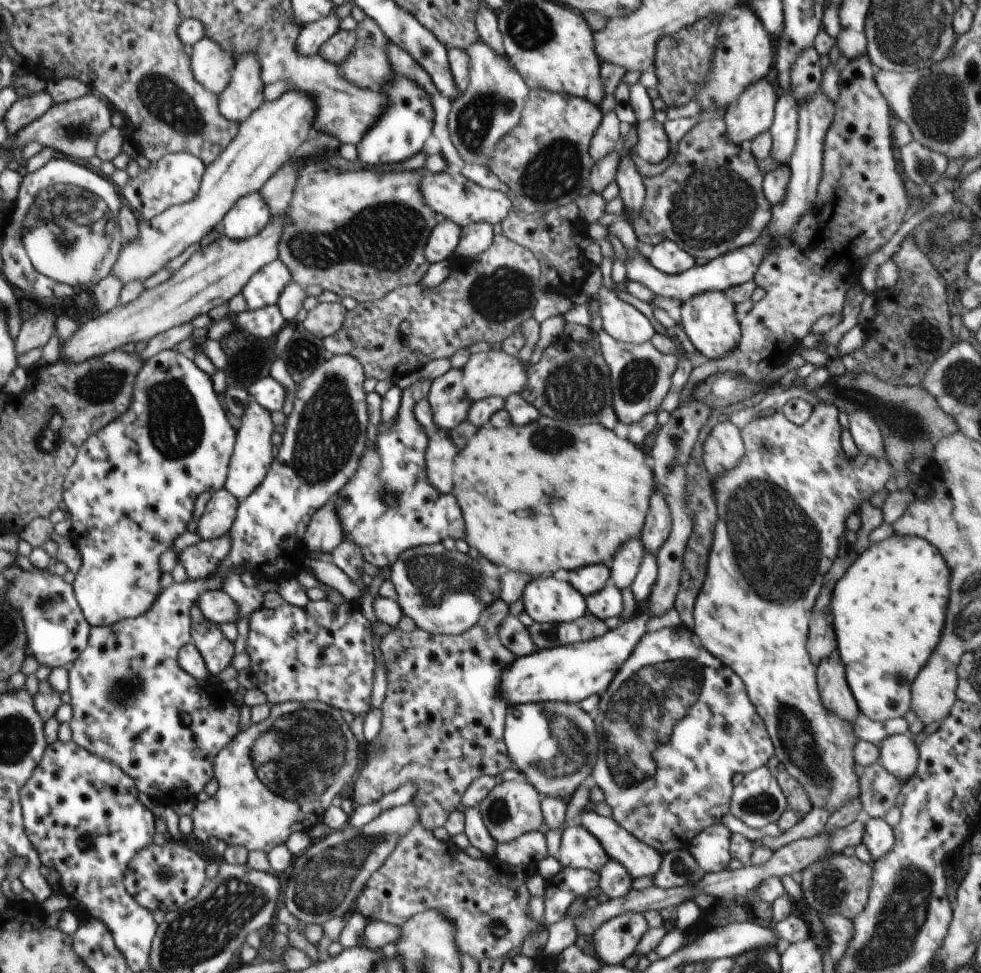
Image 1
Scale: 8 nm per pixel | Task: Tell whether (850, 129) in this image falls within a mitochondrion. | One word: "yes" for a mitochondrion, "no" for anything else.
no

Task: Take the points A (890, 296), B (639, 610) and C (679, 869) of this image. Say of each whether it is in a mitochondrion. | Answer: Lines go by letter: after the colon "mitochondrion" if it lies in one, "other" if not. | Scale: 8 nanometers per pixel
A: other
B: other
C: mitochondrion

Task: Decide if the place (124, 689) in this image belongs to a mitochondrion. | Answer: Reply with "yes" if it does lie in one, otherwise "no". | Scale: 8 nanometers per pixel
yes

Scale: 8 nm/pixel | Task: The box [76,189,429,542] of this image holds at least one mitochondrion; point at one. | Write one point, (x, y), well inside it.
(329, 428)

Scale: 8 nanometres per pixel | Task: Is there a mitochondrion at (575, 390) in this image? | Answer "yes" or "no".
yes

